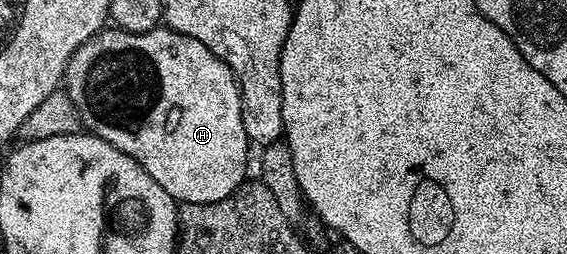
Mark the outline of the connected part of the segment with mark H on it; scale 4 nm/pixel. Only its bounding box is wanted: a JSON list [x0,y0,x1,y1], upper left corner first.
[62,25,249,203]

